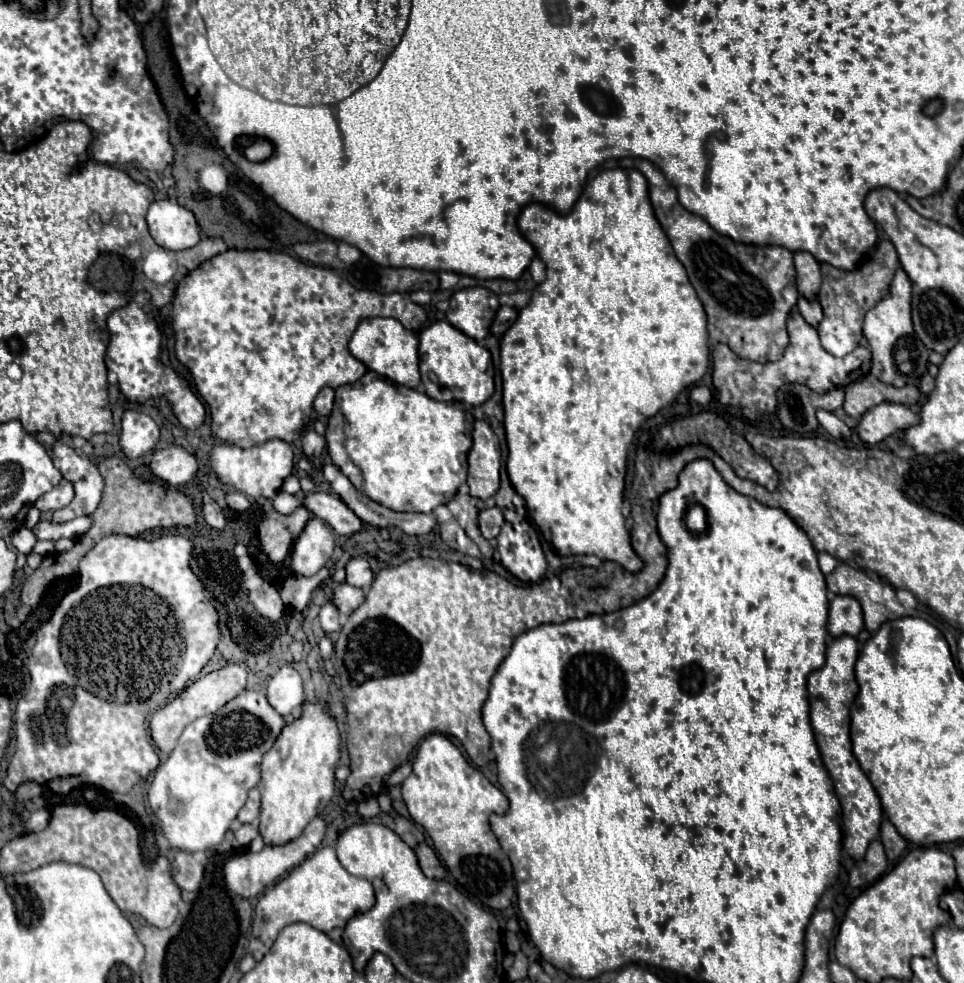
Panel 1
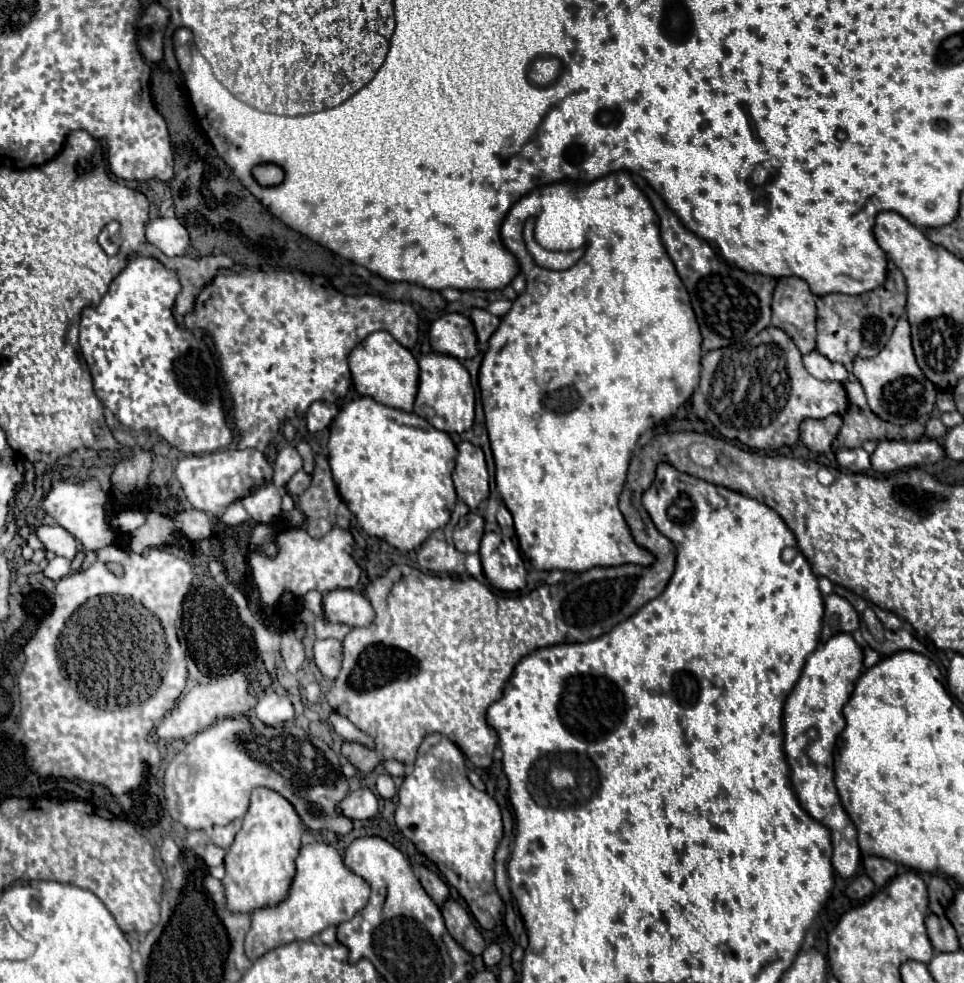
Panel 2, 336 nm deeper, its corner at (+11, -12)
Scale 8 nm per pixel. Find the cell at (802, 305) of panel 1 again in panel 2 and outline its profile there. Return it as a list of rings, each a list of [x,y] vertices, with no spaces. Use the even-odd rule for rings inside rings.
[[[817,350],[803,354],[803,366],[807,368],[809,374],[813,374],[819,380],[837,380],[837,382],[847,382],[847,372],[841,364],[827,360],[825,356],[821,356]]]

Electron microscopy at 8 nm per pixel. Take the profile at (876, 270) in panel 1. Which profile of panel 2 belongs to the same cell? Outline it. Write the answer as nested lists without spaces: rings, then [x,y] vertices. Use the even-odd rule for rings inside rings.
[[[899,268],[887,272],[885,284],[879,288],[859,294],[825,294],[817,296],[817,352],[825,358],[841,364],[853,362],[859,356],[875,356],[891,336],[897,318],[905,312],[905,280]]]

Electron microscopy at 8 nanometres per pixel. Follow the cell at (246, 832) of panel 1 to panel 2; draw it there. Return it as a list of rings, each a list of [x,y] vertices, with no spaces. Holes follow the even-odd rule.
[[[209,844],[203,860],[205,860],[207,866],[221,866],[223,860],[225,860],[225,854],[227,854],[225,848],[219,848],[219,846],[215,846],[215,844]]]

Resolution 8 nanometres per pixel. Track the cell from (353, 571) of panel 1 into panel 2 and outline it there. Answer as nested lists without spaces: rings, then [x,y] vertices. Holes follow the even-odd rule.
[[[331,590],[323,598],[323,614],[329,622],[343,622],[349,626],[365,626],[373,622],[373,608],[369,600],[355,590]]]

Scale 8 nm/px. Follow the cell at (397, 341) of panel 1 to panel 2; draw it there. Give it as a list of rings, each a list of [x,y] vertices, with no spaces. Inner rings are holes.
[[[379,330],[369,334],[363,342],[359,342],[349,354],[349,370],[353,376],[353,384],[361,396],[371,396],[379,404],[399,408],[405,412],[413,410],[419,376],[417,360],[389,332]]]

